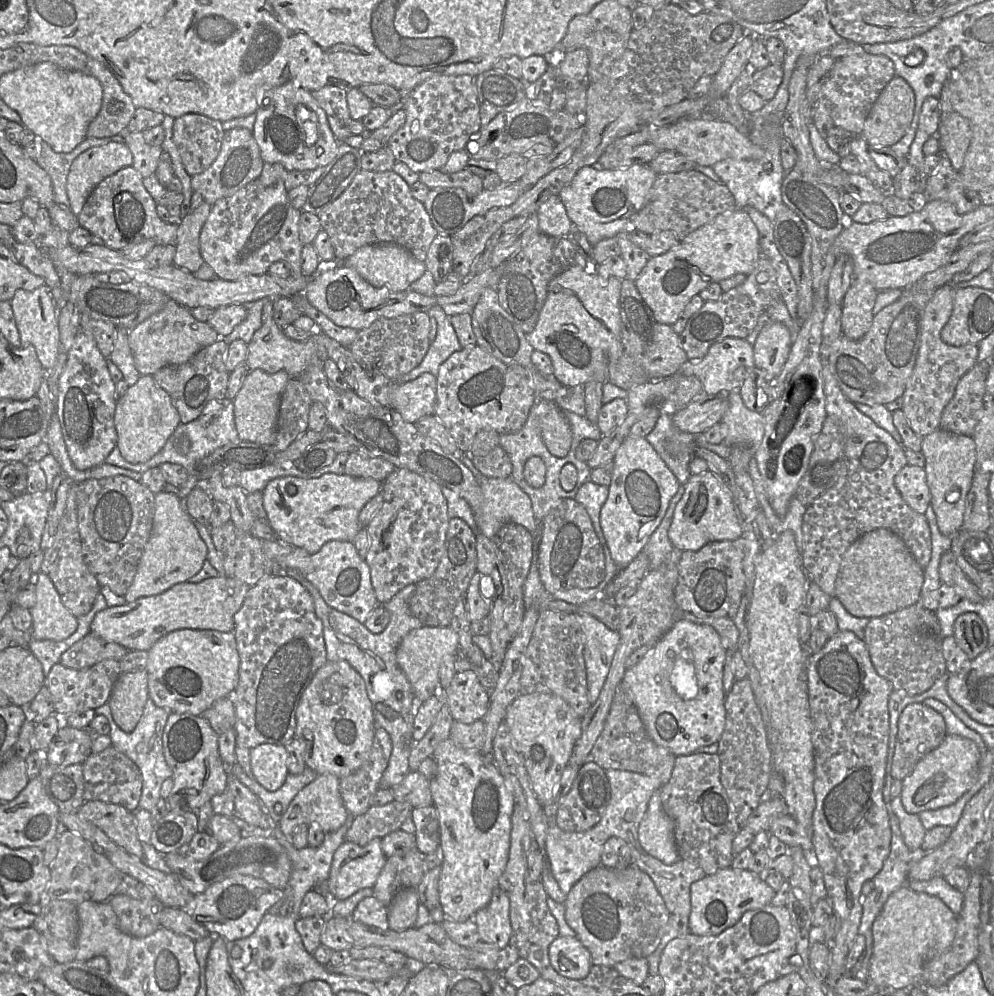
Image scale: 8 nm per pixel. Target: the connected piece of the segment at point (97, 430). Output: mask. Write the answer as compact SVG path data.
M80 327L59 378L56 402L66 449L76 469L88 470L105 463L116 447L114 414L117 399L116 385L111 379L106 358L98 349L93 336Z

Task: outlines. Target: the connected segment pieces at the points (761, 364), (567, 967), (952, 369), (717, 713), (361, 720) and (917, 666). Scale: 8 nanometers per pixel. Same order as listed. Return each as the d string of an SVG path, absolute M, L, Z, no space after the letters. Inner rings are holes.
M770 322L759 333L753 345L754 362L770 384L779 377L792 344L791 333L782 323Z
M558 936L550 944L549 960L560 975L576 980L585 978L592 966L589 950L571 936Z
M944 285L926 304L916 363L901 397L908 423L920 436L927 436L939 428L942 412L954 396L958 382L978 362L977 344L952 346L941 339L941 331L952 315L954 294L953 285Z
M679 618L641 662L626 669L621 686L633 701L648 734L656 744L676 756L683 756L719 742L726 722L723 688L726 652L717 631L711 626Z
M327 661L317 670L305 689L296 710L295 737L305 741L306 767L318 775L330 773L339 779L355 772L368 759L375 734L372 703L368 697L362 676L347 662Z
M919 601L896 612L871 618L865 628L864 642L875 670L892 683L894 690L905 691L910 696L925 692L947 673L943 638L929 638L917 631L917 619L923 609Z

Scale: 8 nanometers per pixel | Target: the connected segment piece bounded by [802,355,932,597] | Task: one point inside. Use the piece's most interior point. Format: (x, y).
(865, 498)

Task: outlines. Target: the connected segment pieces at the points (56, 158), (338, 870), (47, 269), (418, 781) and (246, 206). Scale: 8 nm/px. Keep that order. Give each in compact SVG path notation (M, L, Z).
M86 137L78 146L71 152L57 153L42 139L40 139L40 153L36 162L49 175L52 188L53 199L57 204L63 204L69 207L69 198L66 192L67 176L72 162L84 151L89 148L102 146L112 139L110 137L104 138L88 138Z
M374 838L365 846L351 842L341 844L334 853L328 879L315 889L332 900L345 900L362 889L373 888L387 859L381 849L381 839Z
M15 242L7 248L21 265L42 277L49 290L60 287L60 278L52 261L37 243Z
M409 771L401 782L390 788L394 801L407 802L414 808L433 805L430 782L423 774Z
M256 179L212 205L200 232L200 254L221 280L233 281L248 275L268 273L270 265L279 260L289 263L291 276L300 277L303 275L300 213L291 206L288 191L281 180L263 185Z

